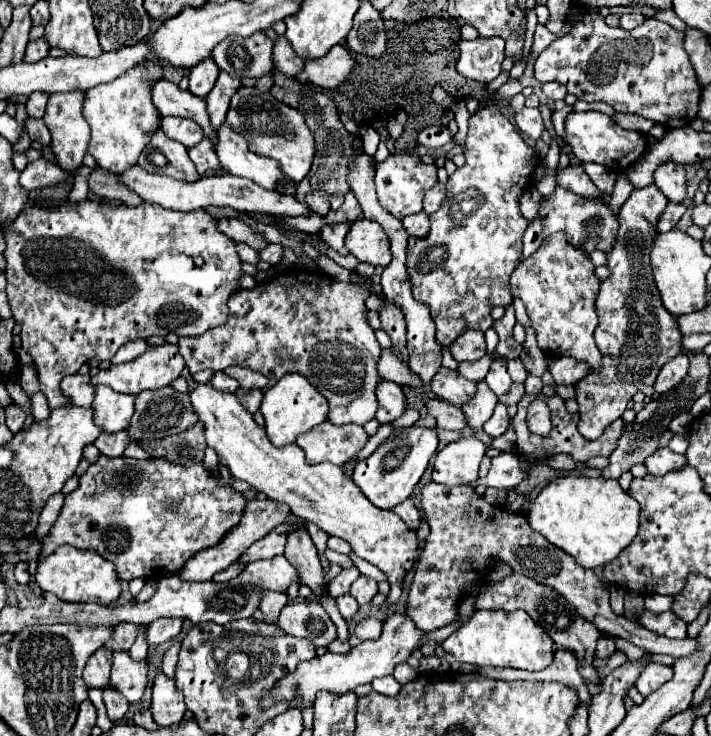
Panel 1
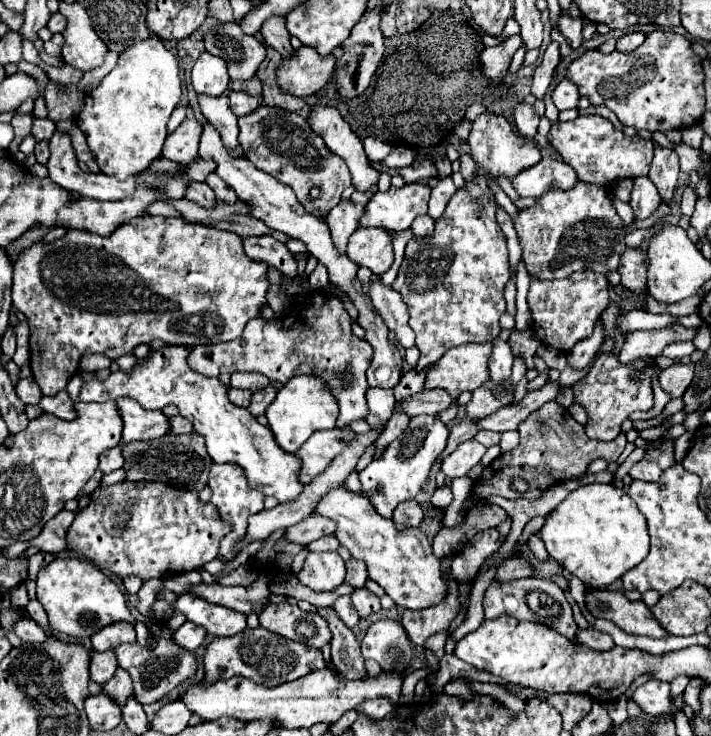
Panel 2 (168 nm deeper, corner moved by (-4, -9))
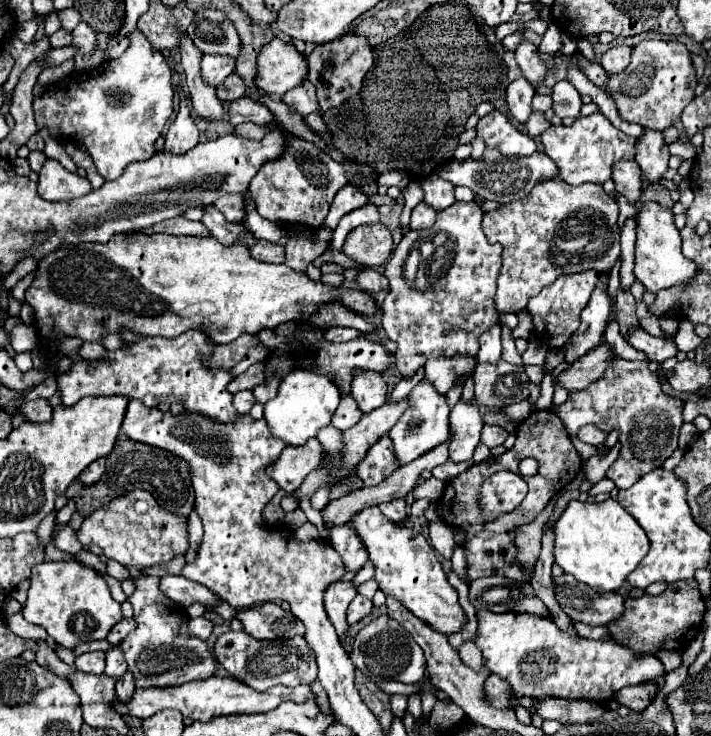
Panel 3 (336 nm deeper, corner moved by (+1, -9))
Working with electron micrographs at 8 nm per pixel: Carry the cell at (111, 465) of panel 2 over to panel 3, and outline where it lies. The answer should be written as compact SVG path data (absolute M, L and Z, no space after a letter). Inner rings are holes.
M98 458L98 460L92 462L90 466L86 466L86 470L80 474L78 480L80 480L84 486L90 486L90 484L98 482L100 476L104 474L104 466L106 466L106 458Z

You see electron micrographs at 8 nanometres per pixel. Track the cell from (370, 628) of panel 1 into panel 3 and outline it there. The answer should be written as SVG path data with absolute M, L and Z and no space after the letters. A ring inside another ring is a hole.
M378 616L356 634L350 660L374 684L384 684L388 680L396 680L402 684L416 684L424 680L426 674L426 660L420 646L414 642L412 634L408 634L390 616Z

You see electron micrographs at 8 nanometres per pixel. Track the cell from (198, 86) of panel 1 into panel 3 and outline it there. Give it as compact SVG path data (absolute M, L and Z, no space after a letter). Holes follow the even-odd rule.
M204 54L202 56L202 76L210 86L218 86L224 82L228 74L234 72L234 58L228 56L218 56L218 54Z

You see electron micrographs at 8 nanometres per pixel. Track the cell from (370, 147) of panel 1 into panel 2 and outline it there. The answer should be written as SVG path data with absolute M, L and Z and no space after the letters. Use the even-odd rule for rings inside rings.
M398 145L393 148L390 154L381 163L390 168L403 168L410 166L414 161L414 150L410 147Z

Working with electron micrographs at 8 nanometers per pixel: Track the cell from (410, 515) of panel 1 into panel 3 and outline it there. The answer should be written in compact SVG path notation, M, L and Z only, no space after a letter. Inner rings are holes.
M392 500L392 502L384 502L378 506L380 512L390 518L392 522L400 522L406 516L406 502L404 500Z

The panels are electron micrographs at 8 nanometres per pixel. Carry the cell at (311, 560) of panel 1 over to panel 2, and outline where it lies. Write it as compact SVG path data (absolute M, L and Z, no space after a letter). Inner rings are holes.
M333 606L317 608L317 612L327 620L329 630L333 634L333 638L331 638L331 662L347 678L361 678L365 674L365 666L363 666L363 656L361 656L361 650L359 650L359 644L355 640L353 630L347 628L337 618L337 612L333 610Z

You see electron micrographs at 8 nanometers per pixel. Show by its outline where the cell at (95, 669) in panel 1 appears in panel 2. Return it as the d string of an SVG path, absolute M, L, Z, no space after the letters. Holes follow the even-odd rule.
M109 650L109 652L93 652L91 666L89 666L93 682L103 686L109 678L113 678L115 670L117 670L117 656L115 656L113 650Z

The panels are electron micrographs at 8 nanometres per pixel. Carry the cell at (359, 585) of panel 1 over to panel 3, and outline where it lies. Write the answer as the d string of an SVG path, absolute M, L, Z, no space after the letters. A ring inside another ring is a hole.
M356 596L352 602L350 602L350 606L348 606L348 624L356 624L356 622L360 622L364 616L368 616L370 612L372 612L372 600L370 598L364 598L364 596Z

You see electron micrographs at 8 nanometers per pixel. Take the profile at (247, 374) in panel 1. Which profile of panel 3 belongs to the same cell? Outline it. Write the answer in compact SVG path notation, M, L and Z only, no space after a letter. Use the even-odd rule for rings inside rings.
M258 362L258 364L252 364L246 372L242 372L240 376L236 376L230 384L228 384L228 392L230 394L236 394L236 392L240 392L240 390L252 390L254 386L258 386L260 382L264 382L264 378L266 378L266 368L264 368L264 364L262 362Z

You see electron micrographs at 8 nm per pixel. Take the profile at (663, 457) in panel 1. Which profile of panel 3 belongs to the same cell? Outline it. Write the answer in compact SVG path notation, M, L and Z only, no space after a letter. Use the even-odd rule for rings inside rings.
M616 358L604 378L598 378L588 386L588 390L572 390L568 400L558 406L558 416L564 422L570 436L576 436L580 426L594 424L600 430L618 430L620 454L616 462L608 468L606 478L610 478L616 488L632 486L646 472L660 468L662 462L676 450L678 432L684 424L682 420L684 400L668 396L662 392L660 374L648 370L648 362L628 362Z

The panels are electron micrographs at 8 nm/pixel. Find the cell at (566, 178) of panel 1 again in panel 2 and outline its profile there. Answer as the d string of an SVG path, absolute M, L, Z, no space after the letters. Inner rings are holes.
M543 158L529 170L523 170L513 180L513 188L521 194L521 198L527 198L527 196L539 198L551 188L571 190L577 184L577 180L579 178L569 164L555 158Z

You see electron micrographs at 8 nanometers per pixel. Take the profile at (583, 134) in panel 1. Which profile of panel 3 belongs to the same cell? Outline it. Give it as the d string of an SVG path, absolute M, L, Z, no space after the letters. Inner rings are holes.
M594 112L590 116L578 118L572 126L550 126L542 136L544 152L556 162L560 170L560 178L572 186L584 182L604 184L612 176L612 166L620 160L634 160L634 144L636 138L626 136L618 128L614 128L602 112Z

